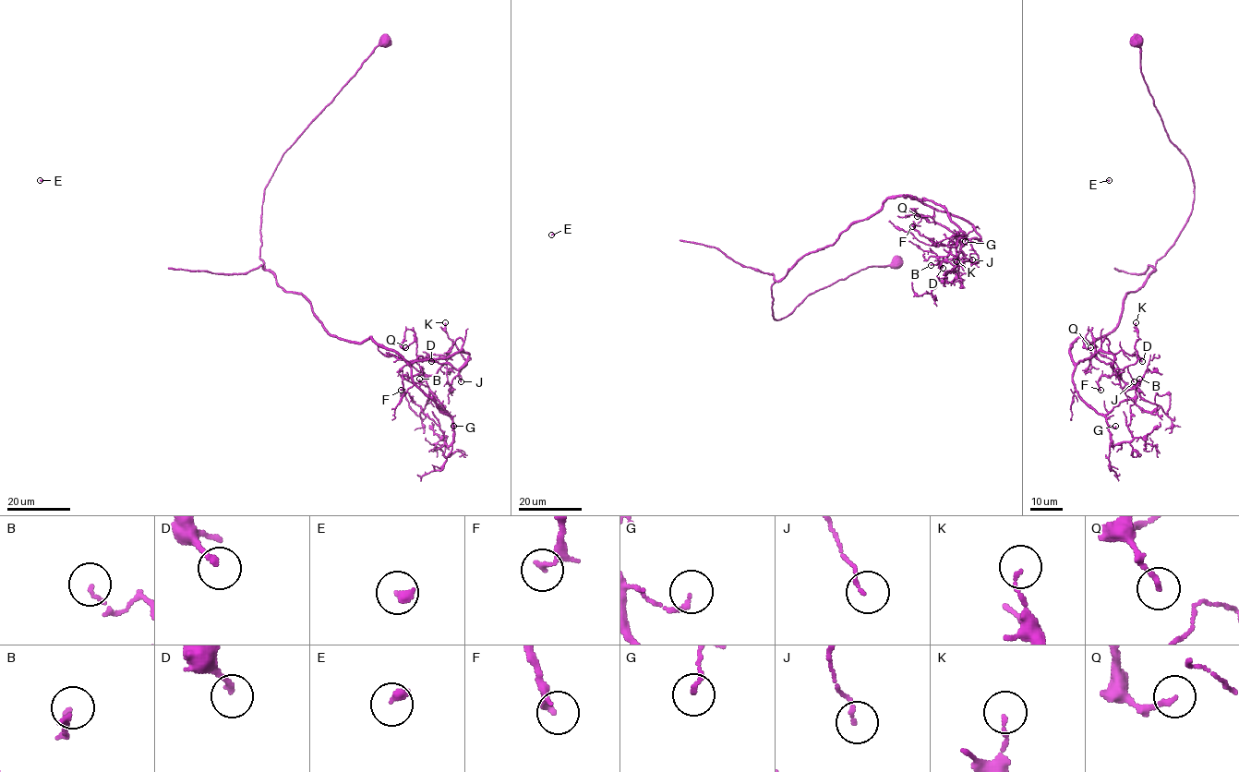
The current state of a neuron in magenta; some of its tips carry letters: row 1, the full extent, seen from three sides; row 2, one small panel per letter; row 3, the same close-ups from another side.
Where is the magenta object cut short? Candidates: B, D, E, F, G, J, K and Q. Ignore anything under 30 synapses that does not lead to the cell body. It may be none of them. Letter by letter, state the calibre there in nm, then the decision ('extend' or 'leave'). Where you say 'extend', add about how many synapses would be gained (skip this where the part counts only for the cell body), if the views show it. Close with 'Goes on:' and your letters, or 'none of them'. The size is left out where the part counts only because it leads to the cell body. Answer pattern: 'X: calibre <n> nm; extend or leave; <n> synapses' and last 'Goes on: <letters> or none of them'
B: calibre 120 nm; leave
D: calibre 190 nm; leave
E: calibre 280 nm; extend; 140 synapses
F: calibre 170 nm; leave
G: calibre 130 nm; leave
J: calibre 100 nm; leave
K: calibre 100 nm; leave
Q: calibre 100 nm; leave
Goes on: E

